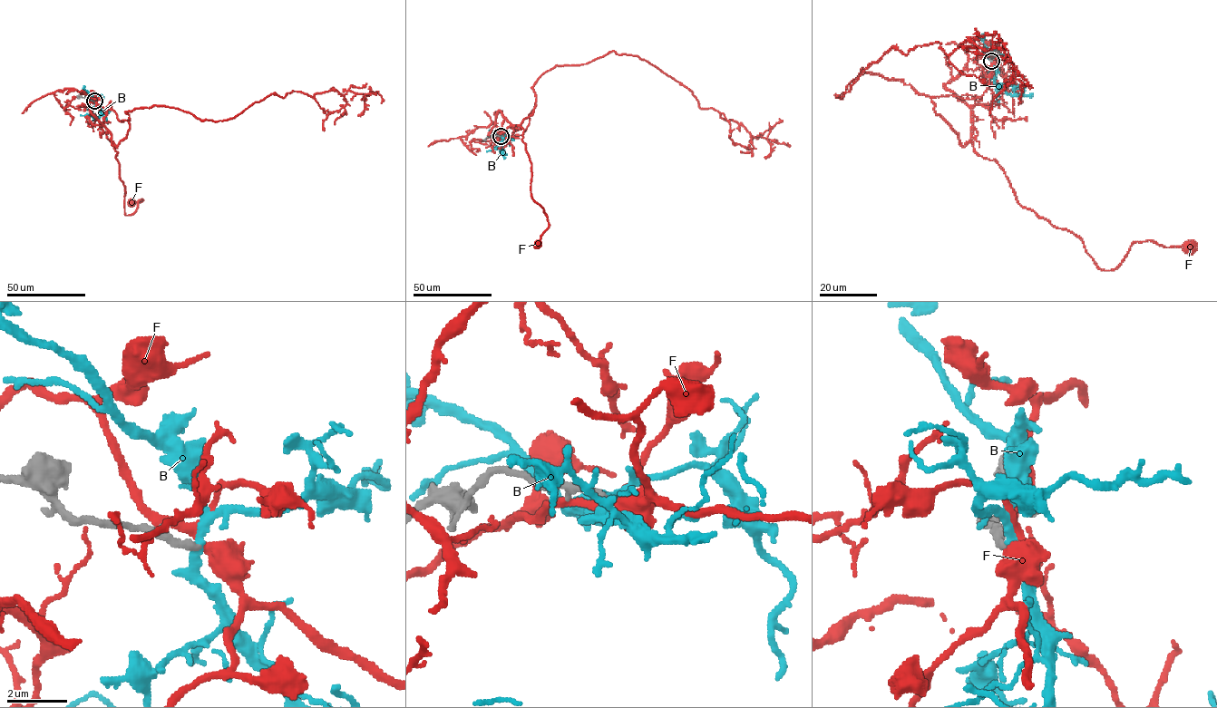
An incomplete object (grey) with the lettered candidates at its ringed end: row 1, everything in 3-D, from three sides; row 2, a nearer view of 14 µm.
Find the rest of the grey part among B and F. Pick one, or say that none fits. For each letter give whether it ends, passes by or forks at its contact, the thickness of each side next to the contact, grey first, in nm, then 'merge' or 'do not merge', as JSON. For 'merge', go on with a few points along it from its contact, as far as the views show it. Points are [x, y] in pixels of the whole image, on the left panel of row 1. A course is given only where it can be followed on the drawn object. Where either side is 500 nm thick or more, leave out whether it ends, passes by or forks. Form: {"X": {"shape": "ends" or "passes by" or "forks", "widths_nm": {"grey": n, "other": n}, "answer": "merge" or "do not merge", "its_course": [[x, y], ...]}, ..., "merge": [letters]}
{"B": {"shape": "passes by", "widths_nm": {"grey": 260, "other": 280}, "answer": "do not merge"}, "F": {"shape": "passes by", "widths_nm": {"grey": 240, "other": 240}, "answer": "do not merge"}, "merge": []}

